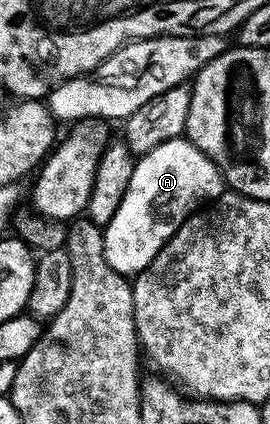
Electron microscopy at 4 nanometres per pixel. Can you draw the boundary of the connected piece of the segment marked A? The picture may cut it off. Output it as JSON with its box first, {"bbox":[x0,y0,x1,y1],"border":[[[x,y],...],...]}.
{"bbox":[102,137,226,277],"border":[[[186,137],[166,141],[158,149],[139,156],[118,213],[102,229],[104,256],[110,269],[125,277],[145,271],[189,215],[201,205],[219,199],[225,191],[226,184],[218,168]]]}

